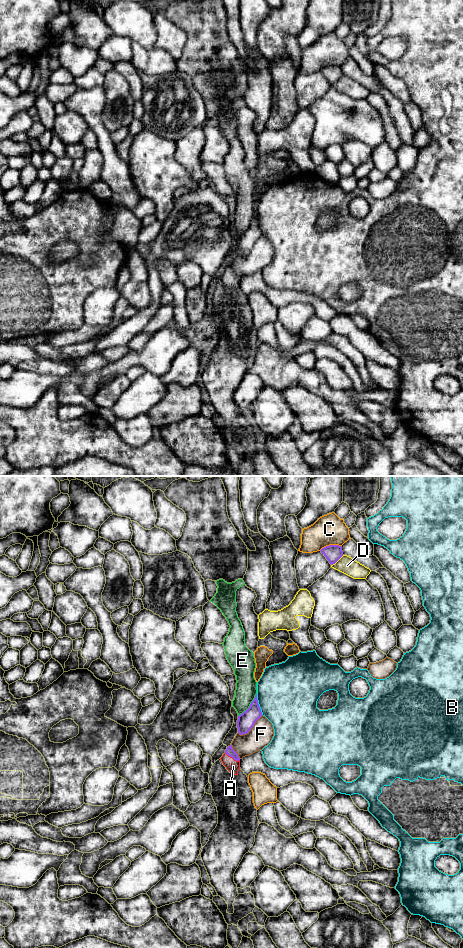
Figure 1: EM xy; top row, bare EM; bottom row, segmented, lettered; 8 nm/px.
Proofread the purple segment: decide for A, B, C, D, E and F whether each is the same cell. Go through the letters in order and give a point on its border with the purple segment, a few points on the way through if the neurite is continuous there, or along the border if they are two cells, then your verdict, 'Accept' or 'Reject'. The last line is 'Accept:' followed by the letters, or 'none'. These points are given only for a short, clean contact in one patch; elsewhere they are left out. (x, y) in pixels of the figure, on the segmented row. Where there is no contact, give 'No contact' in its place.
A: Touches purple at xy (232, 757). Path across: xy (229, 751), (232, 757), (233, 766). Accept
B: Touches purple at xy (258, 704). Reject
C: Touches purple at xy (329, 545). Reject
D: Touches purple at xy (337, 560). Reject
E: Touches purple at xy (250, 705). Boundary: xy (256, 693), (250, 705), (238, 716). Reject
F: Touches purple at xy (251, 727). Reject
Accept: A

